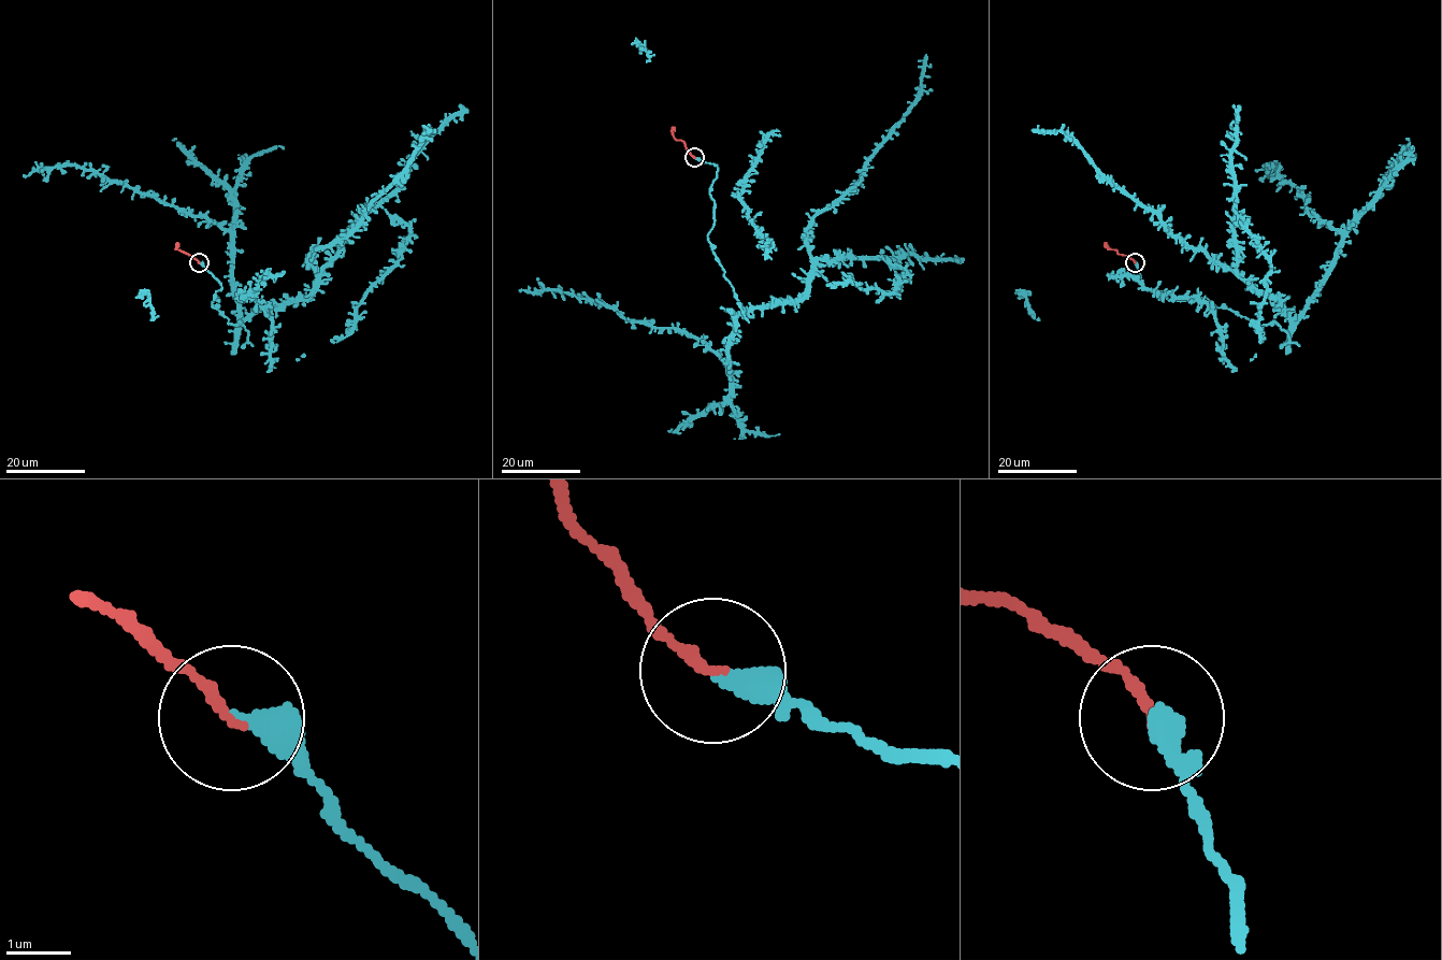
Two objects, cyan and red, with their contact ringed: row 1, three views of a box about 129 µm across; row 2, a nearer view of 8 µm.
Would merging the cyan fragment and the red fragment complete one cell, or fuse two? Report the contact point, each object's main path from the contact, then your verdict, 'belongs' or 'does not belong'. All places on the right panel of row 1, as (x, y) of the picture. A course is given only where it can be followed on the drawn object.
at (1135, 262); cyan runs (1135, 262), (1144, 287), (1275, 323), (1289, 341), (1279, 302), (1186, 245), (1064, 133), (1038, 125); red runs (1135, 262), (1105, 242); belongs

